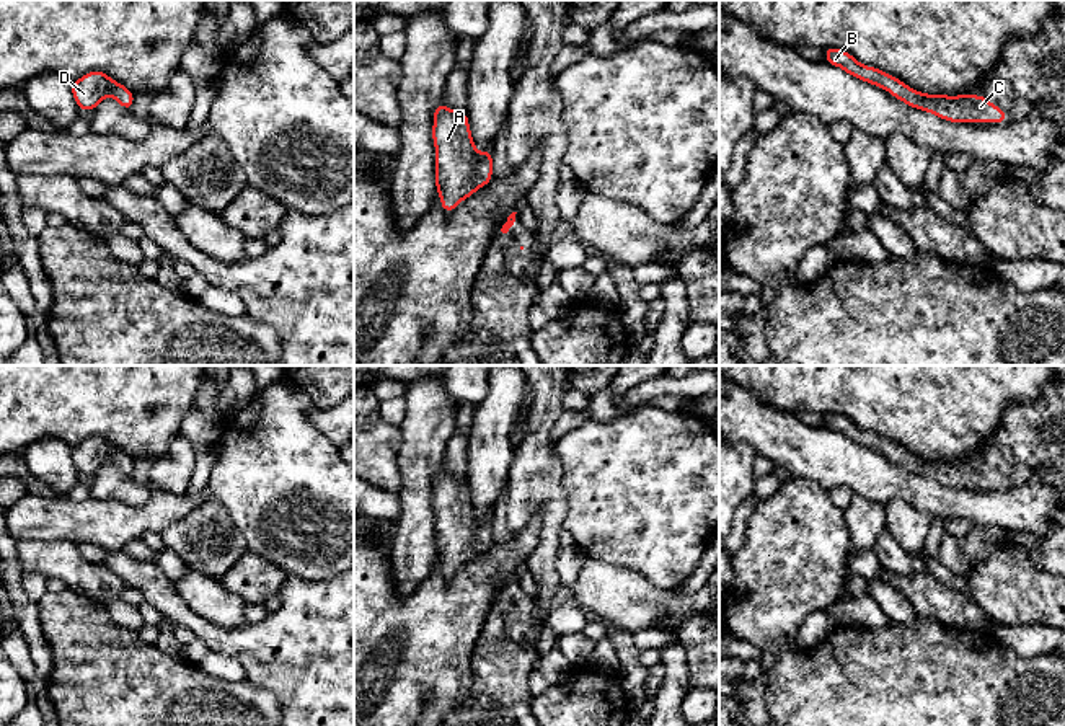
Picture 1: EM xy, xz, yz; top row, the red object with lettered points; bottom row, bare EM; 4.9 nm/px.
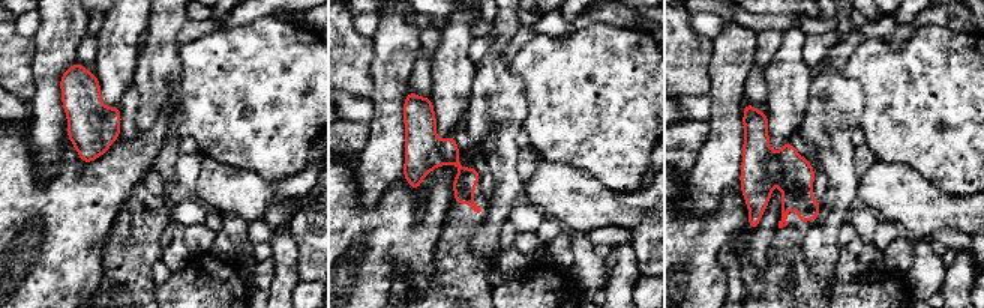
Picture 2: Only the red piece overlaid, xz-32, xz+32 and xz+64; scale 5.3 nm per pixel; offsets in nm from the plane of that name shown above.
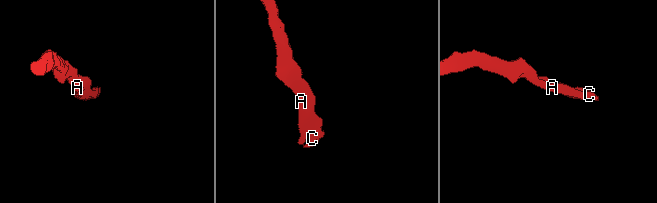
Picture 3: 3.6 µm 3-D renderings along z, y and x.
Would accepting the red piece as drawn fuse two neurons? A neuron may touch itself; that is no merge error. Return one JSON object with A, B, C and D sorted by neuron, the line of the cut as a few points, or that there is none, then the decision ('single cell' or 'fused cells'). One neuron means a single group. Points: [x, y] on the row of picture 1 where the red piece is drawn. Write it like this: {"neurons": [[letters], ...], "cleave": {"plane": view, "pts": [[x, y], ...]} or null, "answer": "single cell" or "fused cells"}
{"neurons": [["A", "B", "C", "D"]], "cleave": null, "answer": "single cell"}

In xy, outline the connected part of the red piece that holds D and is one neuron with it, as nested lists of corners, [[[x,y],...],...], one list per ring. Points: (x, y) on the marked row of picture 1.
[[[95,70],[70,83],[75,103],[82,111],[93,111],[101,100],[113,96],[124,109],[132,109],[134,91],[116,83],[104,72]]]

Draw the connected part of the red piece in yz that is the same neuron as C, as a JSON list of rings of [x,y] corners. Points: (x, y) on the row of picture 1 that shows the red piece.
[[[827,47],[827,64],[843,69],[855,78],[887,90],[910,108],[928,111],[949,122],[1008,122],[1008,114],[993,106],[983,95],[926,95],[920,93],[887,72],[860,64],[843,49]]]

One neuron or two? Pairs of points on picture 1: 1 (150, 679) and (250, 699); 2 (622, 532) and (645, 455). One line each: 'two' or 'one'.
1: one
2: one

